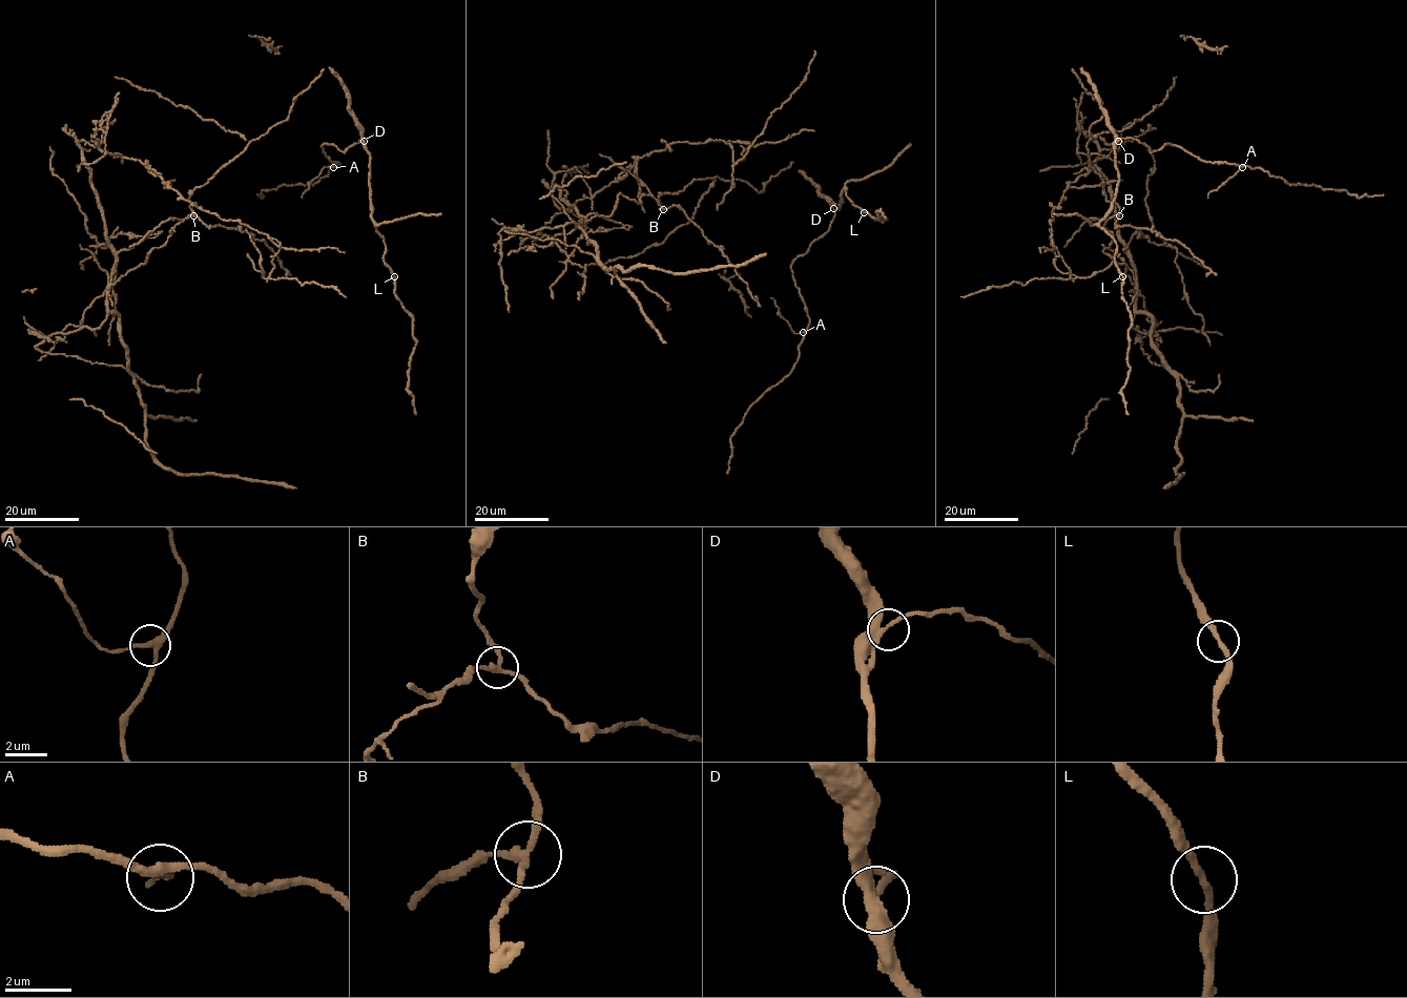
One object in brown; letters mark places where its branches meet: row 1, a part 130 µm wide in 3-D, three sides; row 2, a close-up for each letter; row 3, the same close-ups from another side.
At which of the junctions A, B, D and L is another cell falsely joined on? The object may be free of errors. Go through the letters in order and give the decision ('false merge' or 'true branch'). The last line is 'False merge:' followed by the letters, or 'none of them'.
A: true branch
B: false merge
D: true branch
L: true branch
False merge: B

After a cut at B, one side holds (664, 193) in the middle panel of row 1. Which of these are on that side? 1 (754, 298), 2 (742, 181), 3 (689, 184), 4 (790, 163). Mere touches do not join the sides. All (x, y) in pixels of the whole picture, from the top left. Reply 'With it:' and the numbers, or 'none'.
With it: 2, 3, 4

